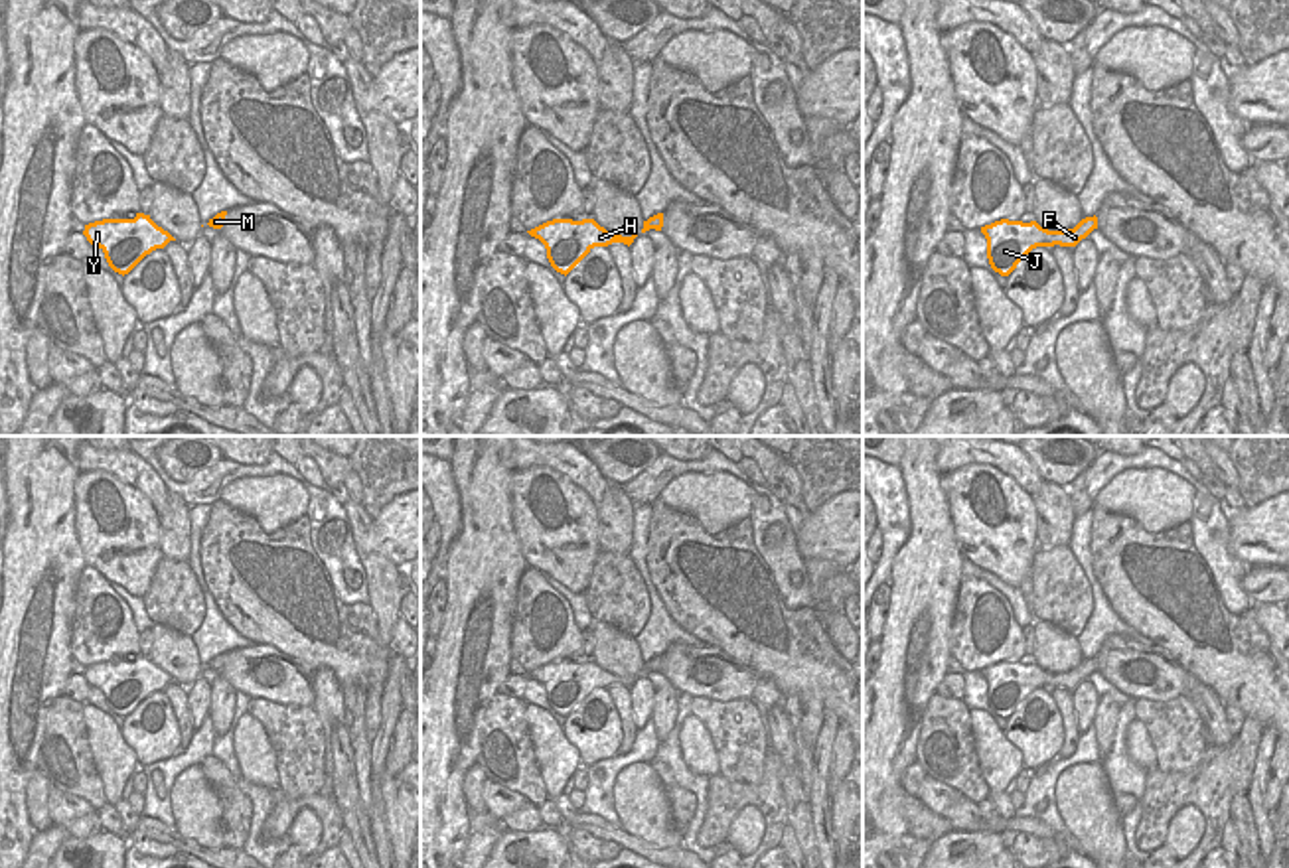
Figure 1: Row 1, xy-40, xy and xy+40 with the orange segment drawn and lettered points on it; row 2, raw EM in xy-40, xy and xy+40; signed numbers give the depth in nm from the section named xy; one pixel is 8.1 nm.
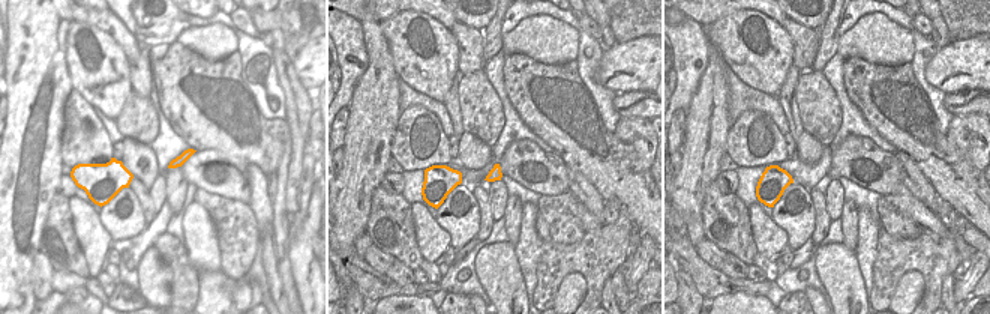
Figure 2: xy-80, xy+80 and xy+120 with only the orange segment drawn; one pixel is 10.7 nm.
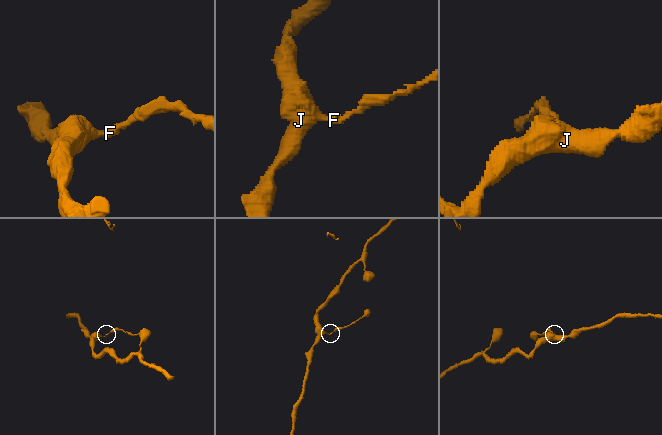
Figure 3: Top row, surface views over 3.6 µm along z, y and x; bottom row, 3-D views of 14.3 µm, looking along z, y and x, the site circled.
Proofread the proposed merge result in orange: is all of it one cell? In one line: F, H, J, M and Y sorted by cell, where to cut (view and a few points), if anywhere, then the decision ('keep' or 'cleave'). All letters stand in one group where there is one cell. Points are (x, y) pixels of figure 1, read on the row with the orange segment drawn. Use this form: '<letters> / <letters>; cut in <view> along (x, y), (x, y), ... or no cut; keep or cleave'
F M / H J Y; cut in xy+40 along (1057, 231), (1051, 245); cleave

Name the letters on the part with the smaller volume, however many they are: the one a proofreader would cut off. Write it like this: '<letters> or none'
F, M

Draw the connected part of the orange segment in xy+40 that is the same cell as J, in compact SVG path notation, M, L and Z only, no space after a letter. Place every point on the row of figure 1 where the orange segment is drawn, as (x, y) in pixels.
M1001 219L981 227L987 239L987 258L995 272L1009 276L1017 264L1036 247L1052 247L1056 231L1040 227L1036 221Z

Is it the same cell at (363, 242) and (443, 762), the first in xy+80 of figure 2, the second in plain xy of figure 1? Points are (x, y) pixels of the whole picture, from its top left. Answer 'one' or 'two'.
two

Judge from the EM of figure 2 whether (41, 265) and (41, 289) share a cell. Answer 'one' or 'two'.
one

